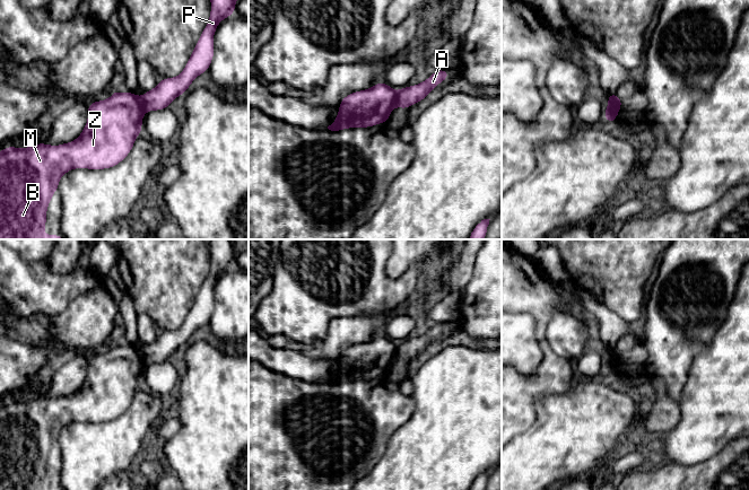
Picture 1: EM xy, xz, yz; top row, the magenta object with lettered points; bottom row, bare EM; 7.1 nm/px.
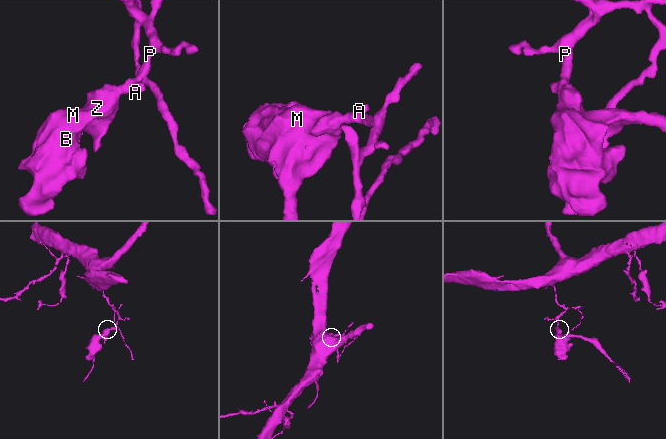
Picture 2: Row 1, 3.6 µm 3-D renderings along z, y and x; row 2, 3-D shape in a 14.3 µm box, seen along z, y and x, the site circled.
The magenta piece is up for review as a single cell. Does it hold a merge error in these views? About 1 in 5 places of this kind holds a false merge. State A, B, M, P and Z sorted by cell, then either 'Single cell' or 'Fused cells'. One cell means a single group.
Groups: A P / B M Z. Fused cells

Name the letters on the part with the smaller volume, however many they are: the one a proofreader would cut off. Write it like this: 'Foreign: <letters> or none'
Foreign: B, M, Z

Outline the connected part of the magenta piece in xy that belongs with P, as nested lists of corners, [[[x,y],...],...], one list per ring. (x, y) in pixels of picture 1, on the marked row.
[[[210,0],[211,11],[204,27],[184,70],[174,78],[163,78],[157,86],[146,91],[141,97],[143,112],[168,108],[169,104],[180,95],[184,94],[192,81],[201,73],[209,70],[214,59],[214,34],[218,24],[234,15],[237,0]]]

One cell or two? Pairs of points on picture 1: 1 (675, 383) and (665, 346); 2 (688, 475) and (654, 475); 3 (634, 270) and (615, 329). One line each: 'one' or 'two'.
1: one
2: one
3: two

